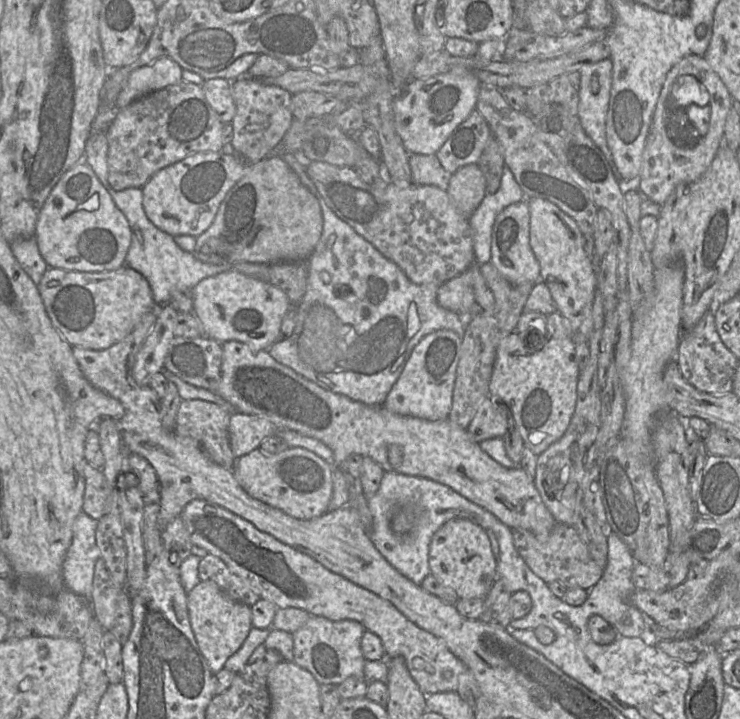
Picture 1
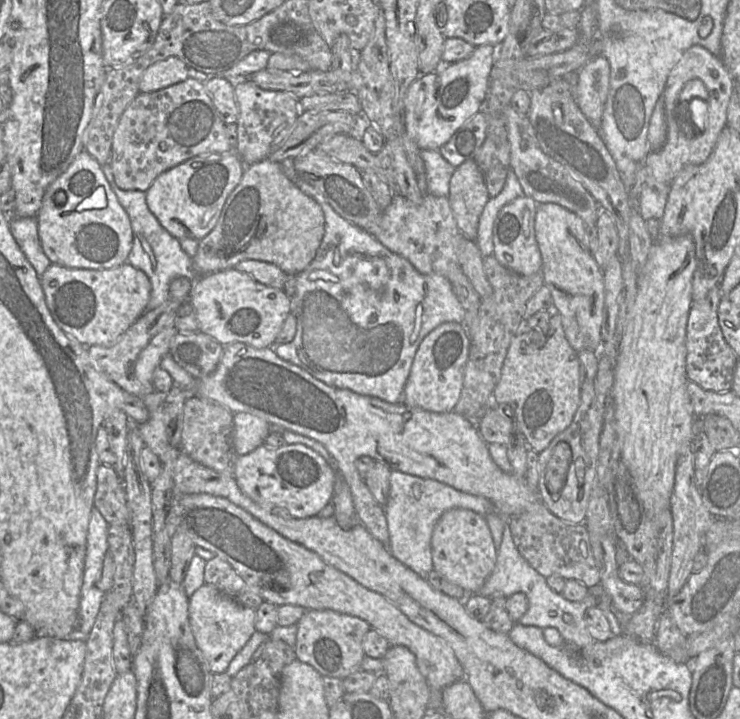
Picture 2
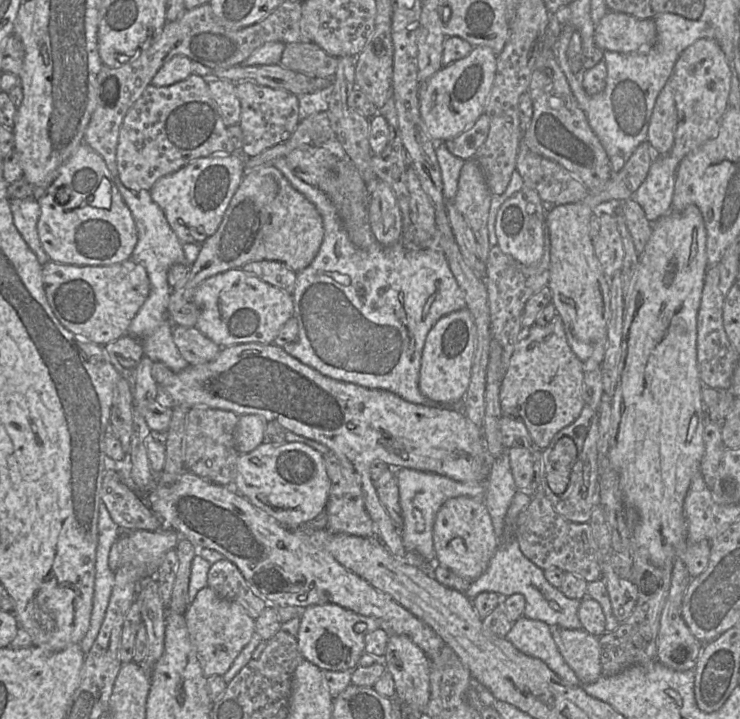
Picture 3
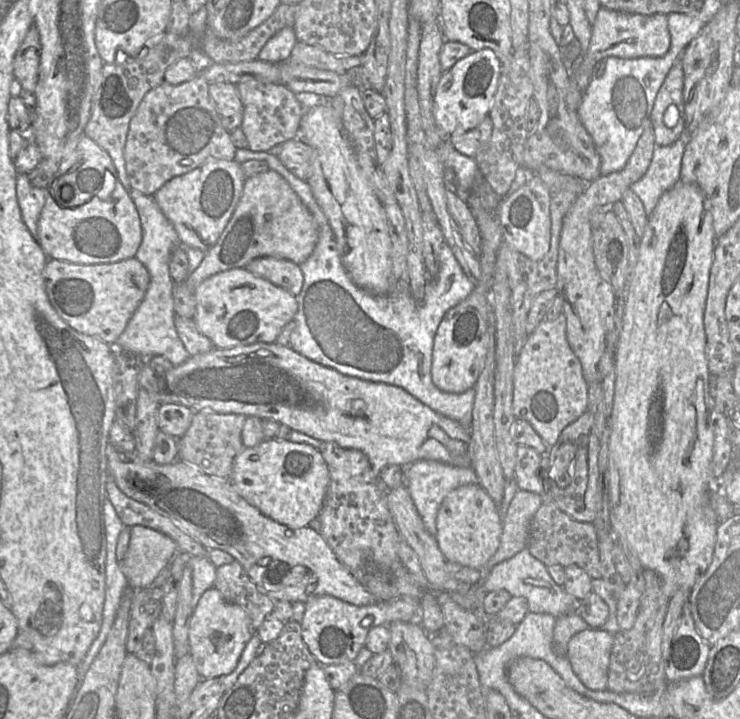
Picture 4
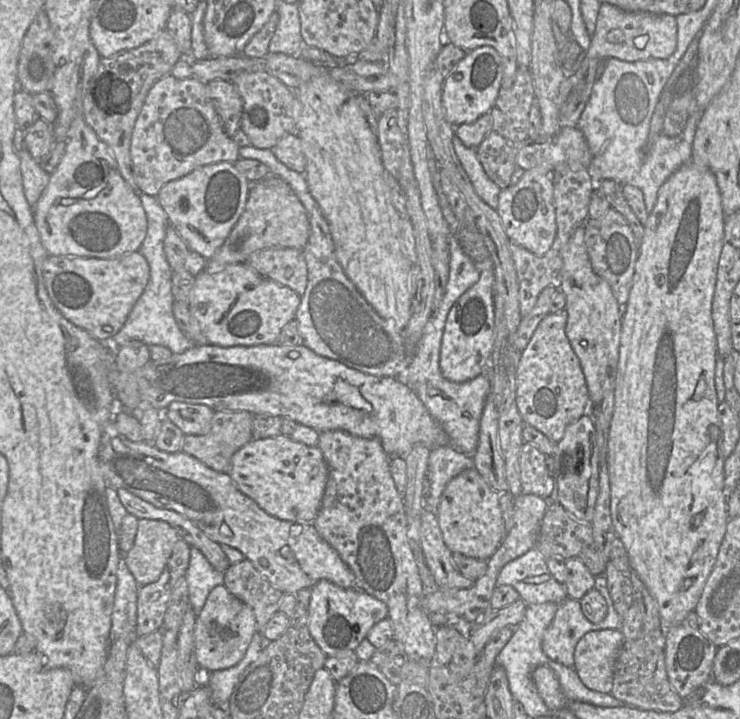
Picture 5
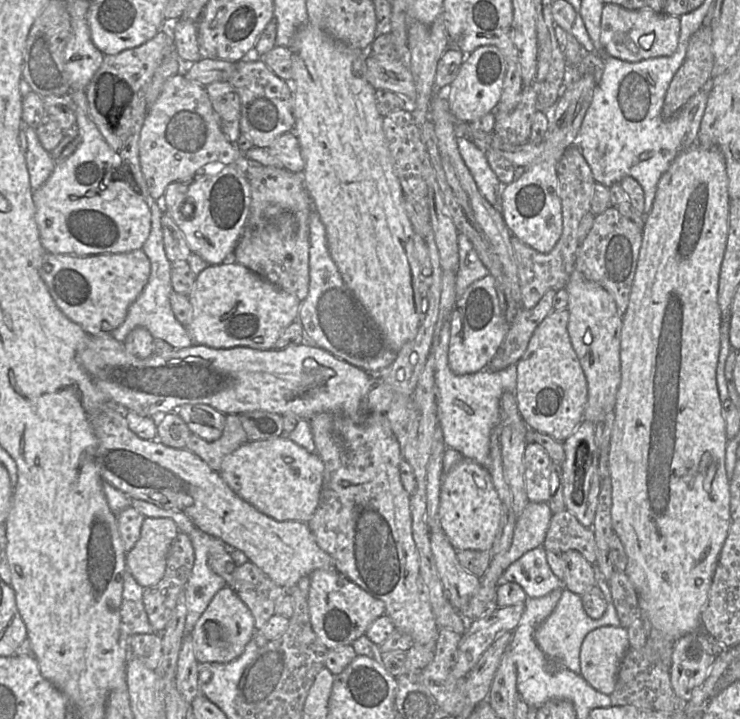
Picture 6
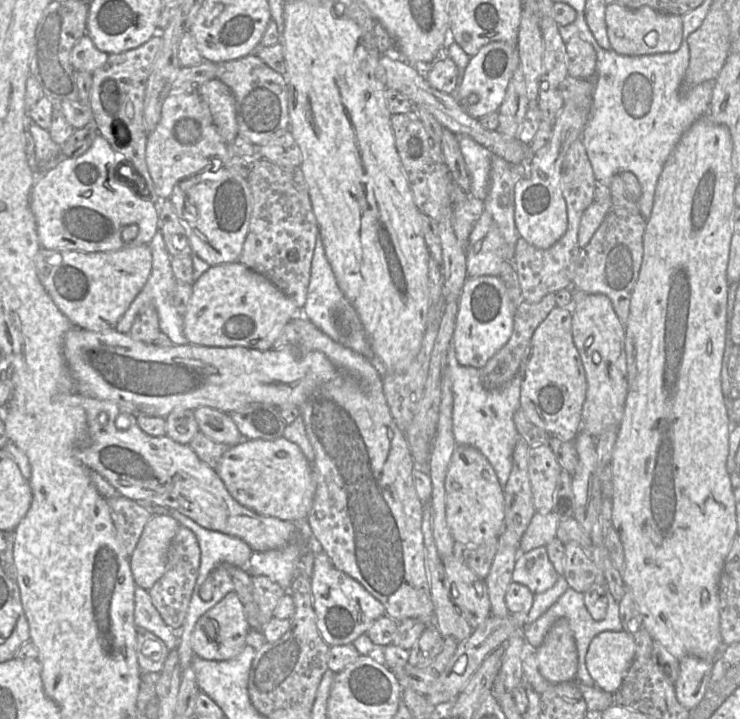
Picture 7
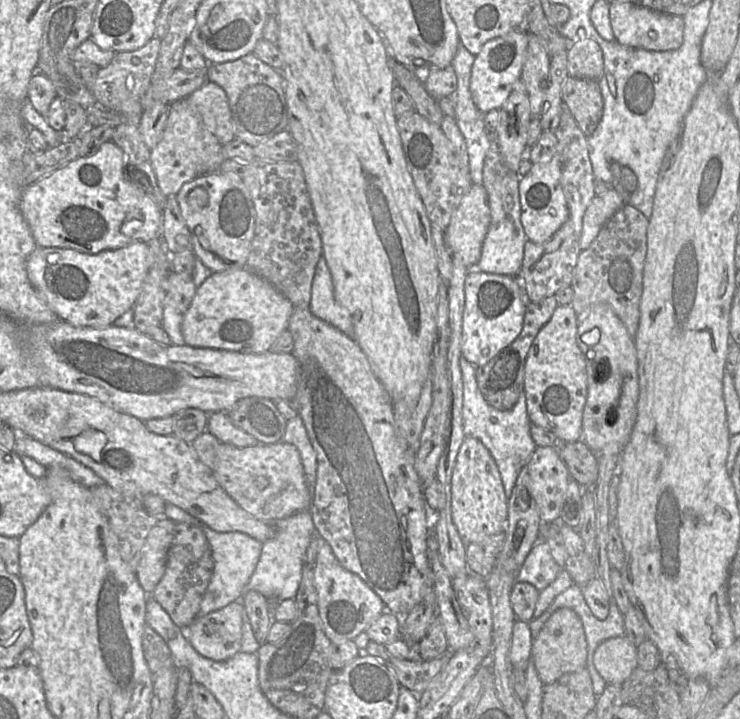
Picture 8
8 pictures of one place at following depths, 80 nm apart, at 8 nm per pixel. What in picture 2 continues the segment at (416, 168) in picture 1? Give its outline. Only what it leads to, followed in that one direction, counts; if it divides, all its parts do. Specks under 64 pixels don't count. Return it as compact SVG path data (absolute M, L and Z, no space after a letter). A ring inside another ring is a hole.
M422 150L421 156L425 164L427 192L438 197L448 197L450 180L456 168L442 157L439 150Z

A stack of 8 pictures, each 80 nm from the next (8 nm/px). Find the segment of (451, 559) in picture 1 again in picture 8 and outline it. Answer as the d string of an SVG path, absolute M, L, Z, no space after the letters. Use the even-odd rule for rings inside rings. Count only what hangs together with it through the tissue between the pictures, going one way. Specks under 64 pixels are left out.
M466 437L463 441L451 478L451 518L461 539L466 543L480 542L505 529L507 521L507 497L498 467L488 449L476 438Z

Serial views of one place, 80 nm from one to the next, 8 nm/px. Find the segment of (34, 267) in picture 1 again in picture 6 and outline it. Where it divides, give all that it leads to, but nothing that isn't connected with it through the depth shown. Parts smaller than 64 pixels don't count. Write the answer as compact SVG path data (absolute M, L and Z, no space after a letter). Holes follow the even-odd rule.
M22 122L20 130L26 131L27 150L22 151L25 156L26 166L29 173L30 186L33 191L41 187L51 176L55 163L50 152L41 145L35 129Z

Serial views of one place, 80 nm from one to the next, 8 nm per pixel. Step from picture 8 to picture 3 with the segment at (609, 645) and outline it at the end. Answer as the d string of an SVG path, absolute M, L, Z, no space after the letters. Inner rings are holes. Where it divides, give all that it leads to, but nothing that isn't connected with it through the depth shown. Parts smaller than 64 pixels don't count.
M552 628L561 655L583 683L594 683L602 675L599 637L581 629Z

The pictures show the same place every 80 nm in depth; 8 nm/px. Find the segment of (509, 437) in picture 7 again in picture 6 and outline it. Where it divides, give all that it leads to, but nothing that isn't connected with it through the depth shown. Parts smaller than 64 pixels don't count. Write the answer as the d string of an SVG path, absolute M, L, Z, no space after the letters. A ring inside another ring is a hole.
M450 319L441 330L439 344L435 348L435 383L437 388L437 419L438 437L442 437L447 448L461 453L465 458L489 467L490 436L494 428L502 425L500 418L500 398L505 392L514 393L517 386L517 366L511 365L501 371L482 370L472 374L456 375L448 364L448 350L450 341Z

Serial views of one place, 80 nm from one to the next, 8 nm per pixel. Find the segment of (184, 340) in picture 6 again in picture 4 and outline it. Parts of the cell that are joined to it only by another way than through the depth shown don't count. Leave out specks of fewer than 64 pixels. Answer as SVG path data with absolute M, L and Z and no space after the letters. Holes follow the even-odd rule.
M136 189L126 191L137 208L143 232L142 242L135 257L147 268L150 283L142 302L115 343L115 347L119 349L116 352L139 355L141 358L163 356L174 366L178 366L190 355L175 328L173 298L175 282L169 272L169 262L173 249L182 244L174 226L158 206L154 196L145 195Z

